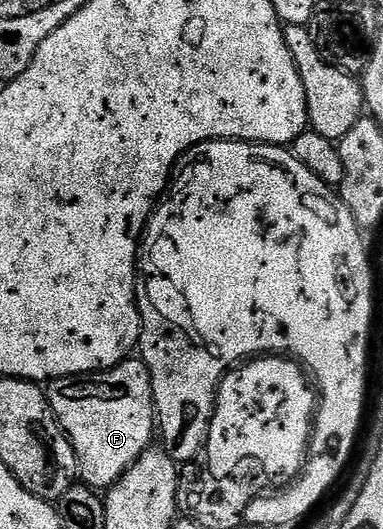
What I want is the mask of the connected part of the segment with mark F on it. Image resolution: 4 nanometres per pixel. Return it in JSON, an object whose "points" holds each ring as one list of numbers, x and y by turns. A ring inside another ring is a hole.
{"points":[[127,359,116,367,103,369,100,373,80,373,72,377,57,377,49,382,46,398,52,411,66,432,66,438,72,443,78,460,81,480,95,491,109,490,110,486,127,473,140,459,146,449,151,448,156,437,156,414,154,412,154,392,150,368,140,359]]}

